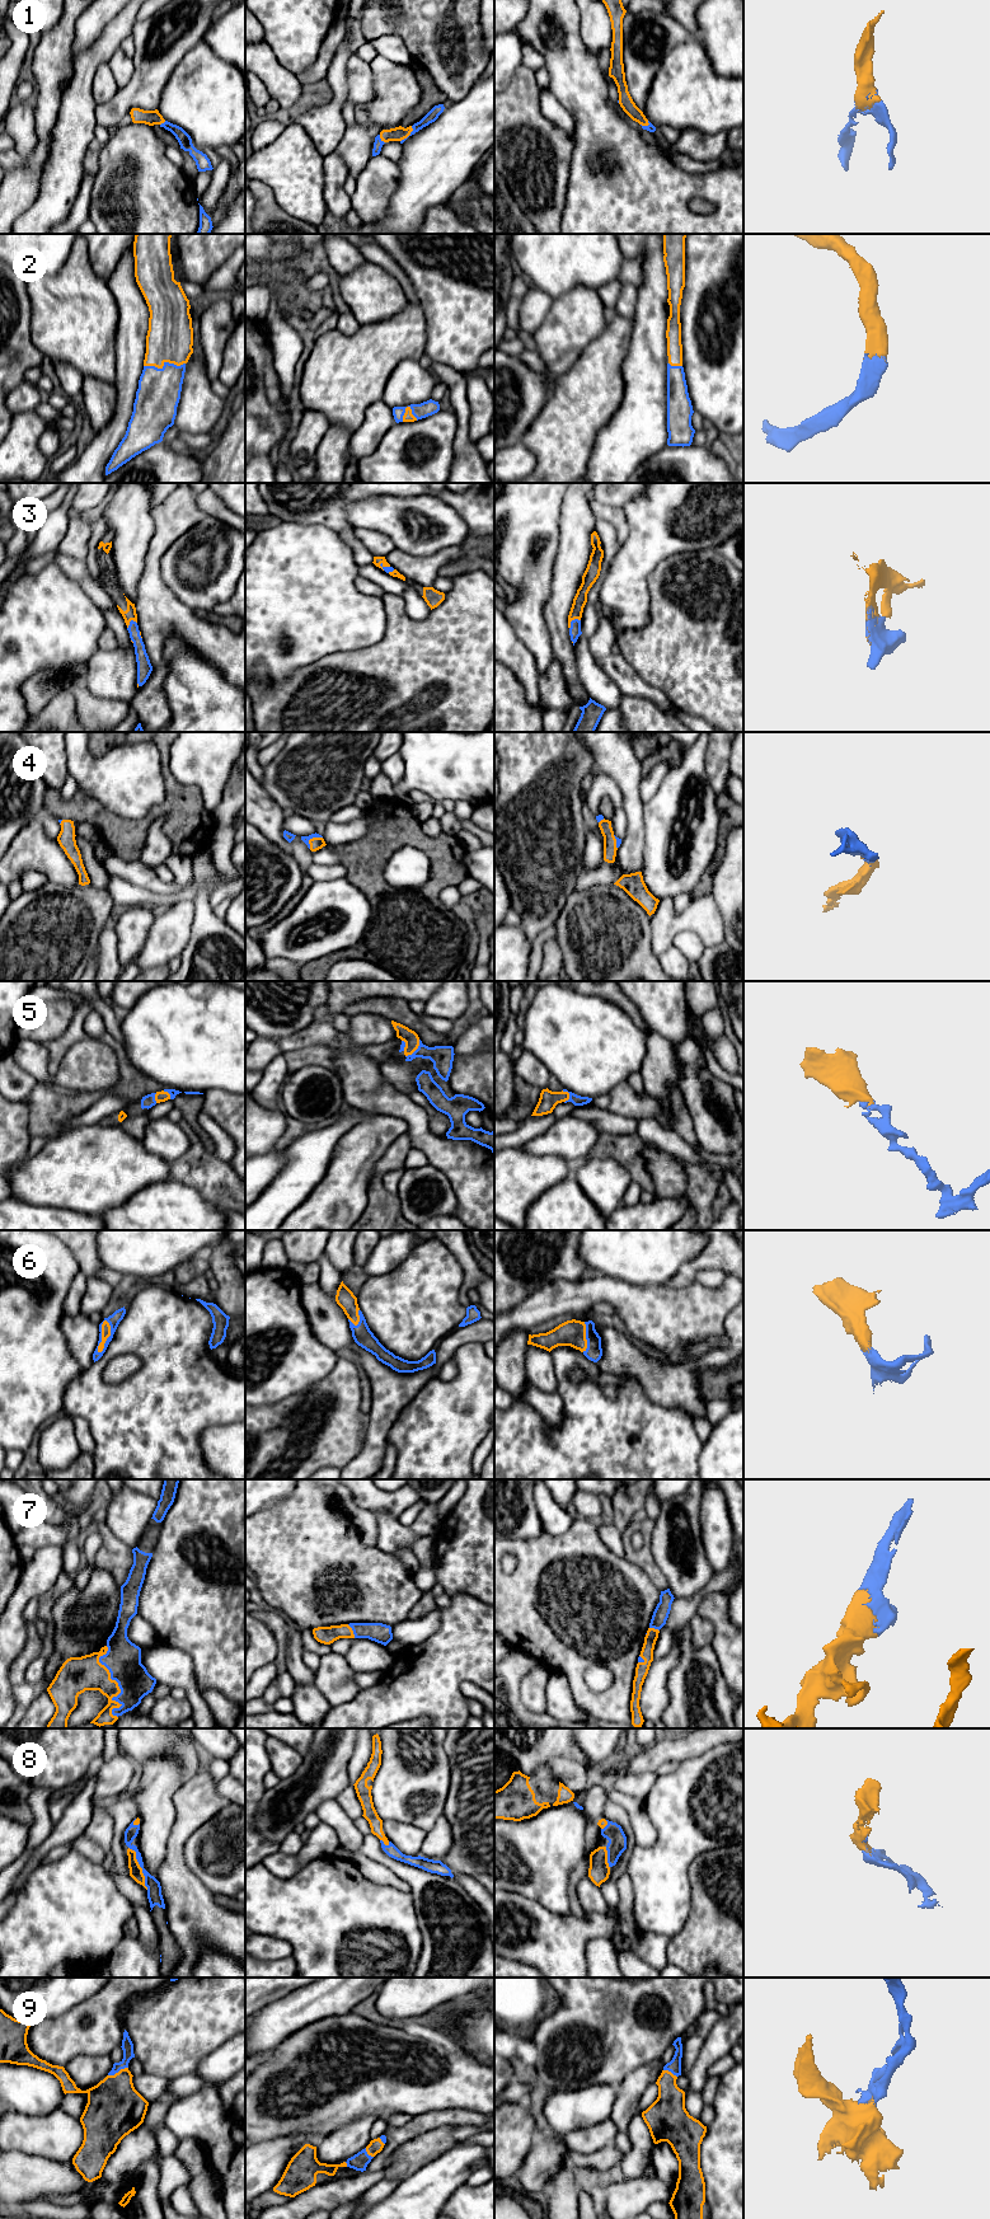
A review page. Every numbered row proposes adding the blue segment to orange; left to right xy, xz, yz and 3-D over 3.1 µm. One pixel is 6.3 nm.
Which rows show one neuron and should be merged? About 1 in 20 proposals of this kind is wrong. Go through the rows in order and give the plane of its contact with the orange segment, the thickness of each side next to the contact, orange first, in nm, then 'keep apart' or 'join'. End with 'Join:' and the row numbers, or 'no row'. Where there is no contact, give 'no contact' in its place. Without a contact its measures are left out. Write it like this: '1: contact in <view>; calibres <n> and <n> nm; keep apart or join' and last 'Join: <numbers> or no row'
1: contact in xz; calibres 90 and 70 nm; join
2: contact in xy; calibres 300 and 280 nm; join
3: contact in yz; calibres 90 and 80 nm; join
4: contact in xz; calibres 80 and 50 nm; join
5: contact in xz; calibres 100 and 140 nm; join
6: contact in xy; calibres 60 and 70 nm; join
7: contact in xy; calibres 220 and 220 nm; join
8: contact in xy; calibres 80 and 100 nm; join
9: contact in xy; calibres 360 and 80 nm; join
Join: 1, 2, 3, 4, 5, 6, 7, 8, 9

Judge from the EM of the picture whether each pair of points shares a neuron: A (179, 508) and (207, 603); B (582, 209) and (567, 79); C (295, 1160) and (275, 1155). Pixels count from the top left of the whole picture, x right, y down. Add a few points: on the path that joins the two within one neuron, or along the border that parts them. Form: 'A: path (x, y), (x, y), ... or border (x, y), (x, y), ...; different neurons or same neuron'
A: border (205, 515), (165, 552); different neurons
B: path (583, 177), (585, 111); same neuron
C: border (281, 1149), (282, 1168), (268, 1185); different neurons

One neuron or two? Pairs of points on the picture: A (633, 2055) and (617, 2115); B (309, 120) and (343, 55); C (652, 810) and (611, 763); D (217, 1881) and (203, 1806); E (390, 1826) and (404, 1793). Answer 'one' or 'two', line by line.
A: two
B: one
C: two
D: two
E: two

